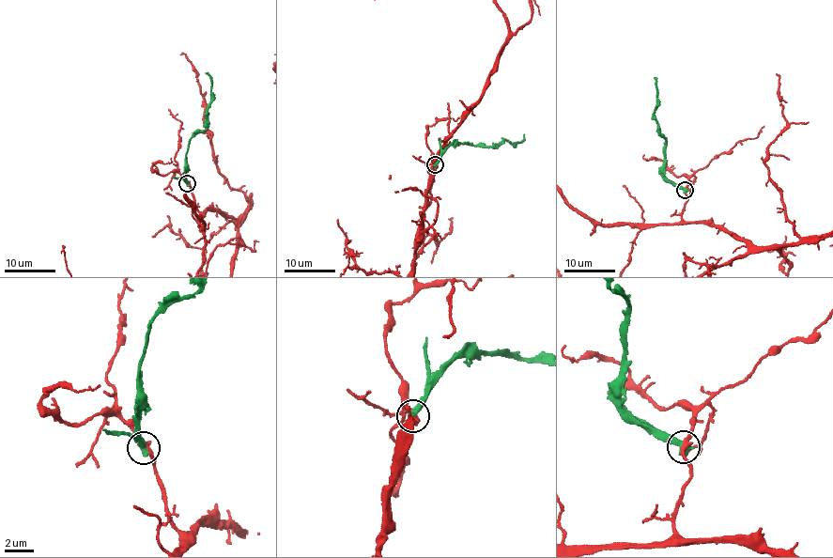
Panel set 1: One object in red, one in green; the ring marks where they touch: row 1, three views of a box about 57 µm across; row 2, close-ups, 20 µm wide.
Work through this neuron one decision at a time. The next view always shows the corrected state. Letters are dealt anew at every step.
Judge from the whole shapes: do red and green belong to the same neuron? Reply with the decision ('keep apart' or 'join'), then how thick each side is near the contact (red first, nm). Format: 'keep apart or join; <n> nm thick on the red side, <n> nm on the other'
keep apart; 280 nm thick on the red side, 550 nm on the other

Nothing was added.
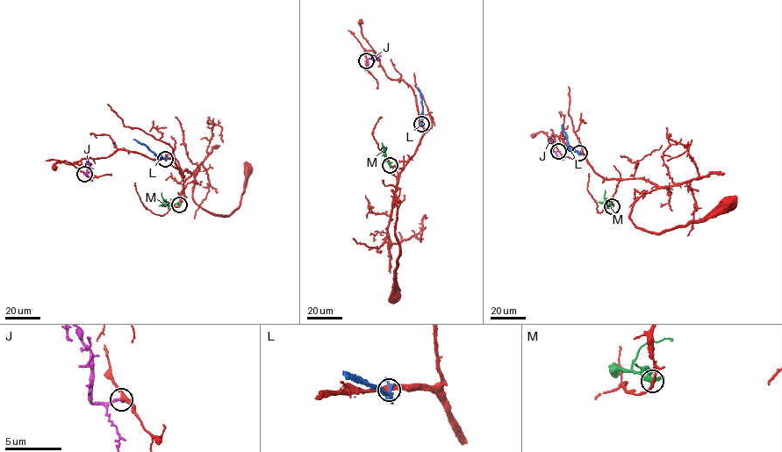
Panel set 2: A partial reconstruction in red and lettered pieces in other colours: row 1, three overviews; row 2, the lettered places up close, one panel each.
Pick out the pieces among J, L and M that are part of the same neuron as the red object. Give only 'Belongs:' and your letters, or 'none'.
Belongs: none

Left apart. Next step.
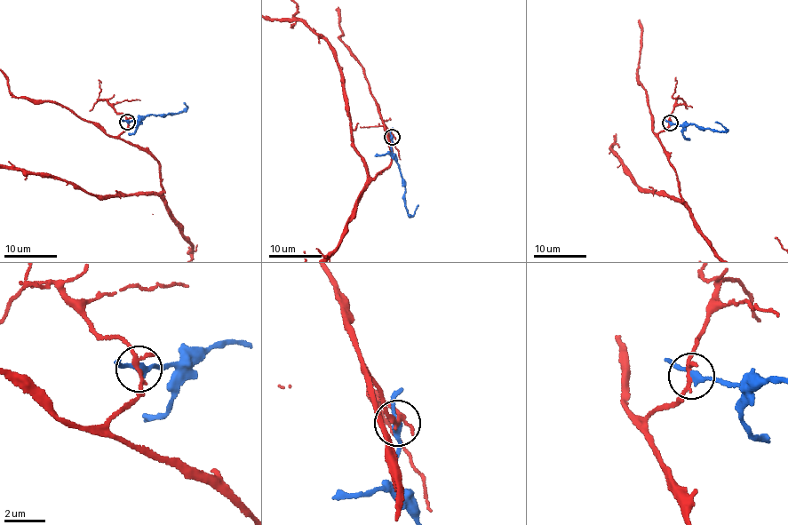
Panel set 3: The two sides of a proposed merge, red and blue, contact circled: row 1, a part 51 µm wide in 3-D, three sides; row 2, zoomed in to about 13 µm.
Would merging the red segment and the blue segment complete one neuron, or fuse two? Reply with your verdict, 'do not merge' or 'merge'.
do not merge

